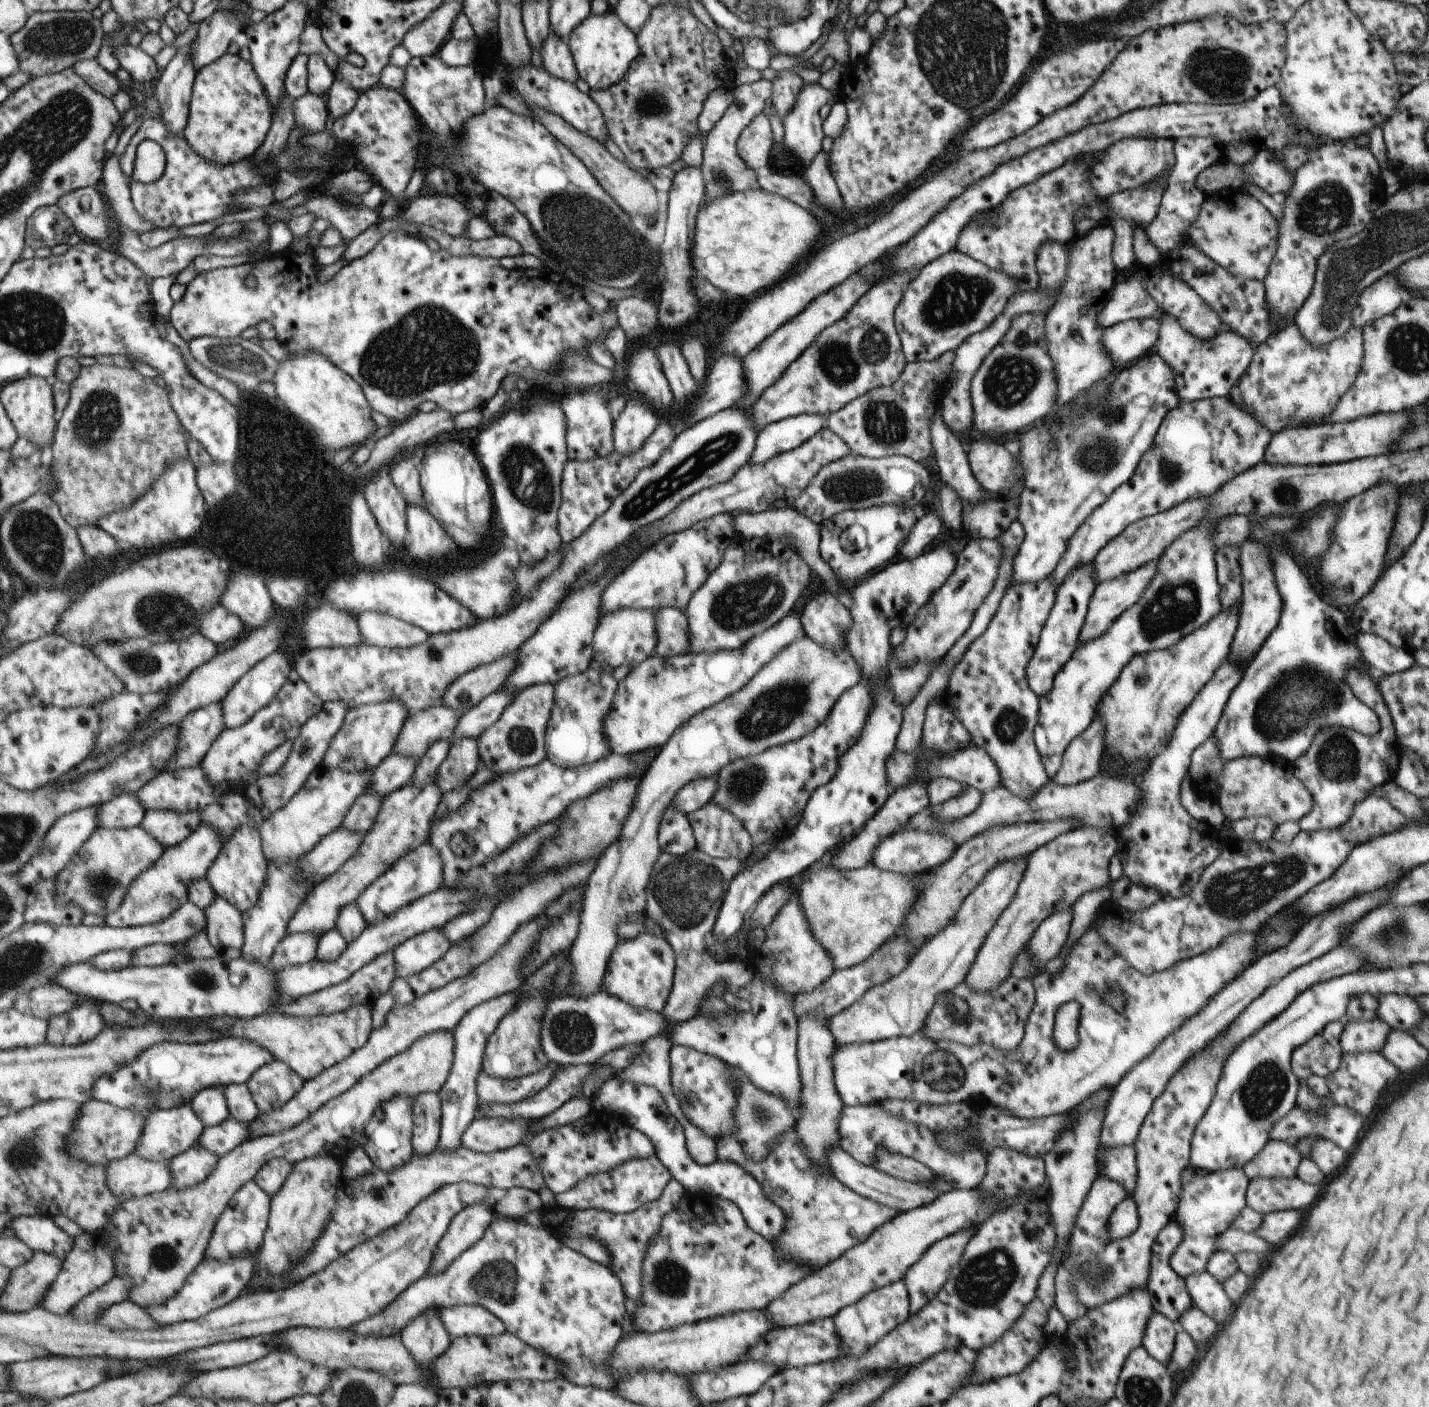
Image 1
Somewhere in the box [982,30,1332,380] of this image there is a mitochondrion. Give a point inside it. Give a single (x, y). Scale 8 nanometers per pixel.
(1213, 75)

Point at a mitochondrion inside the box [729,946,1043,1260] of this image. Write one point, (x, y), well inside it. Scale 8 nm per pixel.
(942, 1070)

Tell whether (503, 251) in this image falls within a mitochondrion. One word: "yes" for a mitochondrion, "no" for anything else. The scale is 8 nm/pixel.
no

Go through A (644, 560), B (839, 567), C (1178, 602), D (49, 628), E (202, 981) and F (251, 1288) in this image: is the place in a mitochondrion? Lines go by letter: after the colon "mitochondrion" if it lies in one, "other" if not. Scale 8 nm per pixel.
A: other
B: other
C: mitochondrion
D: other
E: mitochondrion
F: other

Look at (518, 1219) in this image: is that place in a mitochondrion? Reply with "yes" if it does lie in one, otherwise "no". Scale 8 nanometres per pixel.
no

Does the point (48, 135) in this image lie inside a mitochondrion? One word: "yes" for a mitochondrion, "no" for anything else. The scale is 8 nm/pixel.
yes

